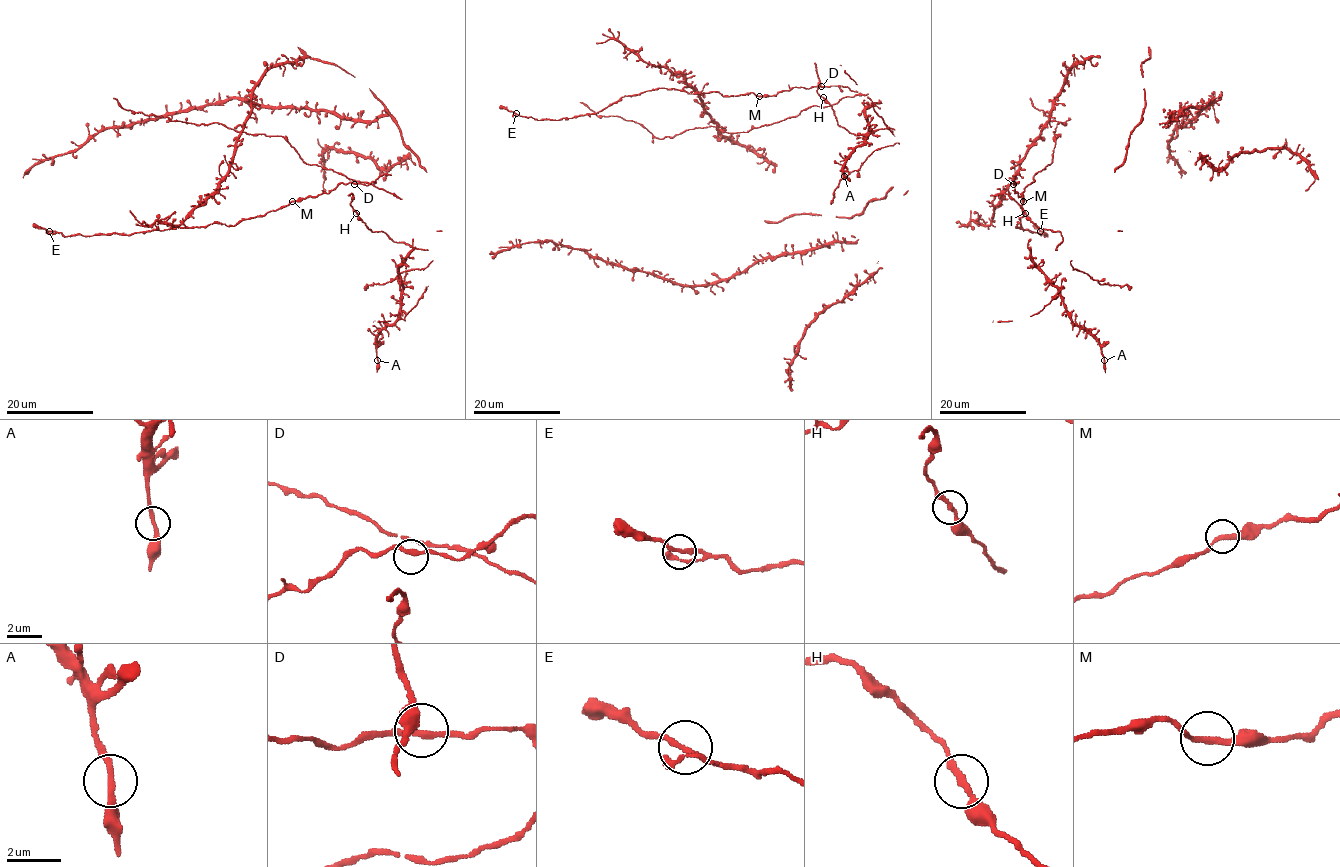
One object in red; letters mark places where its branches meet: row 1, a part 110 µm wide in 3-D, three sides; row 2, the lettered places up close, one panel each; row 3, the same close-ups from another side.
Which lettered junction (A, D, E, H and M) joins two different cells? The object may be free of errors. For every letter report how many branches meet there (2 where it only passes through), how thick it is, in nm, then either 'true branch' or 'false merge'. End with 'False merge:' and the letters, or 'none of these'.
A: 2 | 240 nm | true branch
D: 2 | 240 nm | true branch
E: 2 | 200 nm | true branch
H: 2 | 240 nm | true branch
M: 2 | 240 nm | true branch
False merge: none of these

